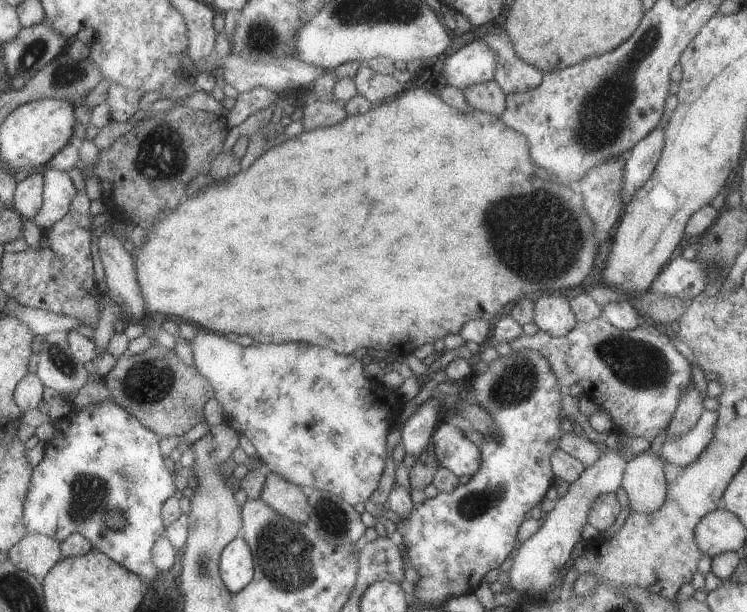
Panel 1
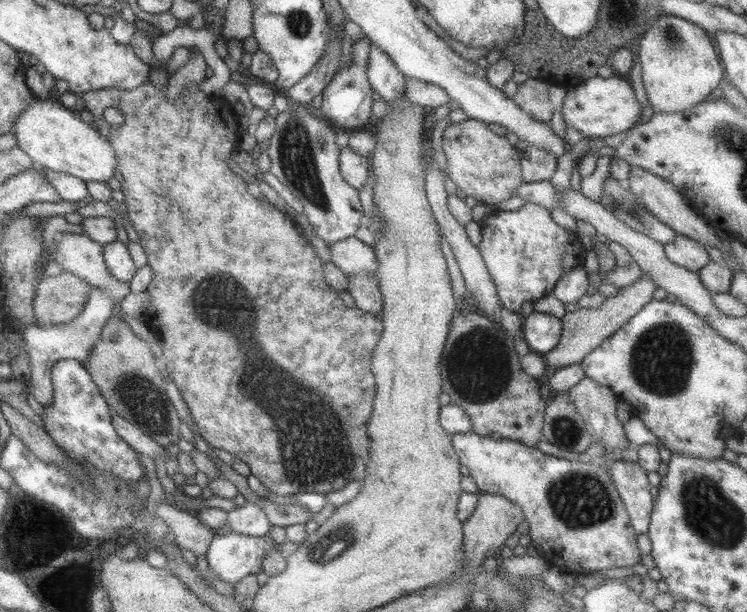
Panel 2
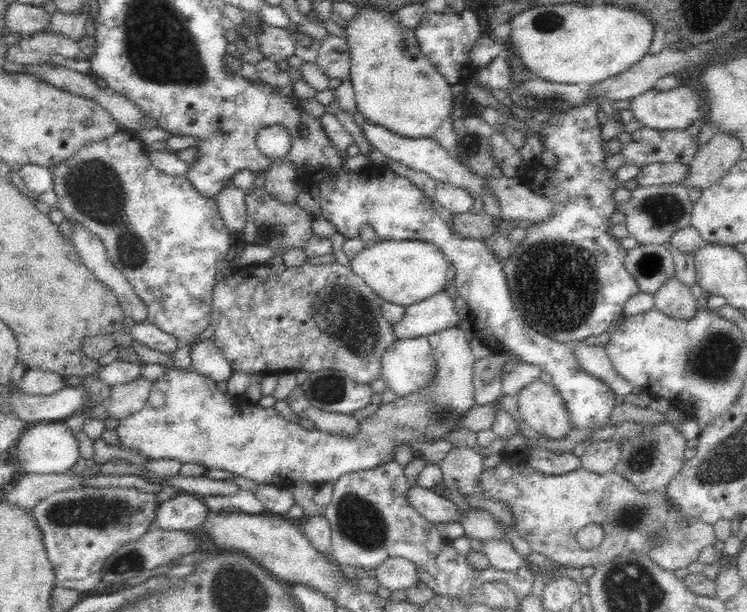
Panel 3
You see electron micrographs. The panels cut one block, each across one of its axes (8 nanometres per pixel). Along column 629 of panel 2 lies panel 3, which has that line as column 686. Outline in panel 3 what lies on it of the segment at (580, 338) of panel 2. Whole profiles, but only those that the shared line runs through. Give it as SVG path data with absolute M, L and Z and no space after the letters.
M675 274L662 282L653 294L656 309L681 320L690 320L696 314L696 300L690 287L682 283Z

